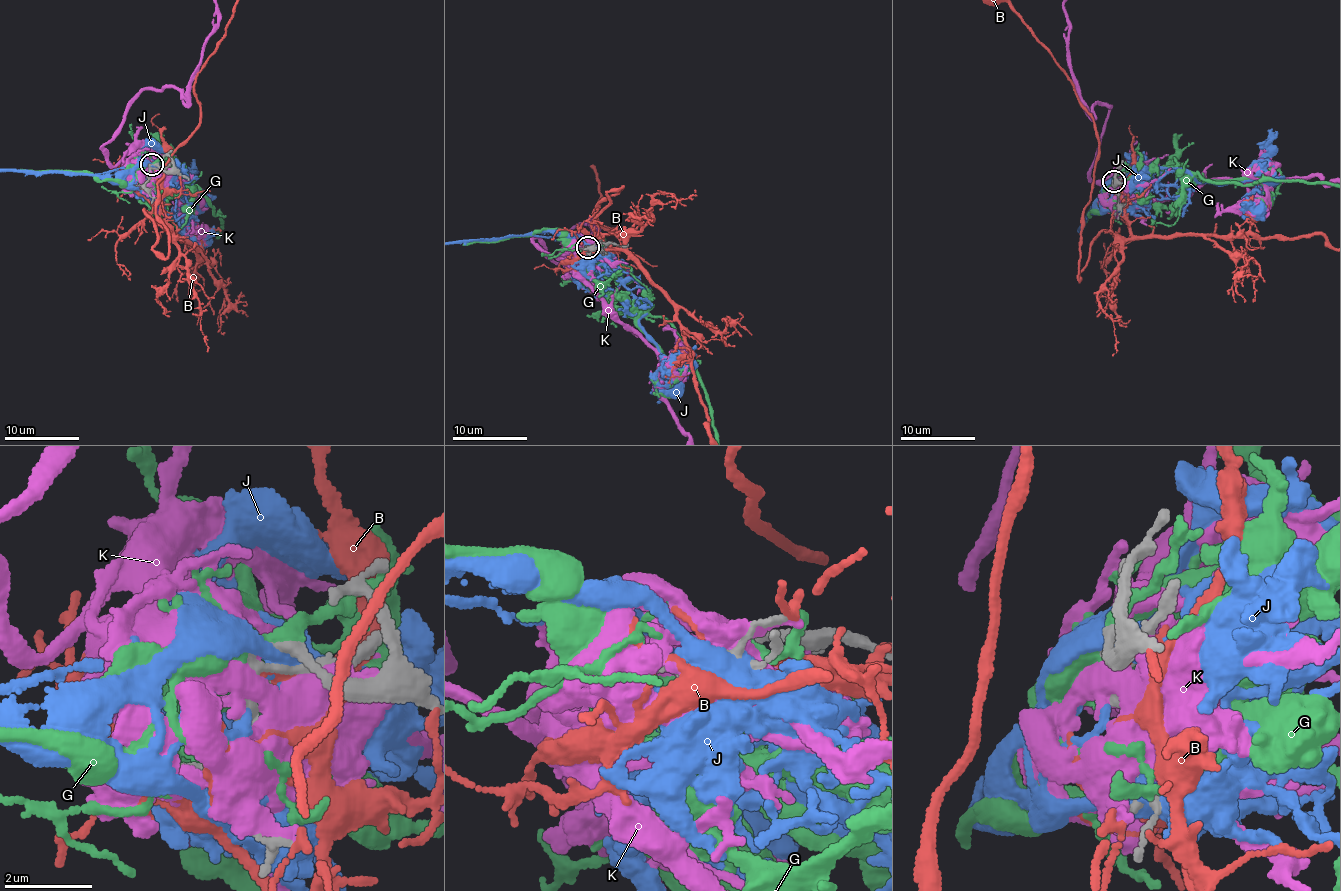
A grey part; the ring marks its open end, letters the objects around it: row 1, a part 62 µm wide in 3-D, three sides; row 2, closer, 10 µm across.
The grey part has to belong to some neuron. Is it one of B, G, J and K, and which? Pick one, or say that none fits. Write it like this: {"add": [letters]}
{"add": ["G"]}

